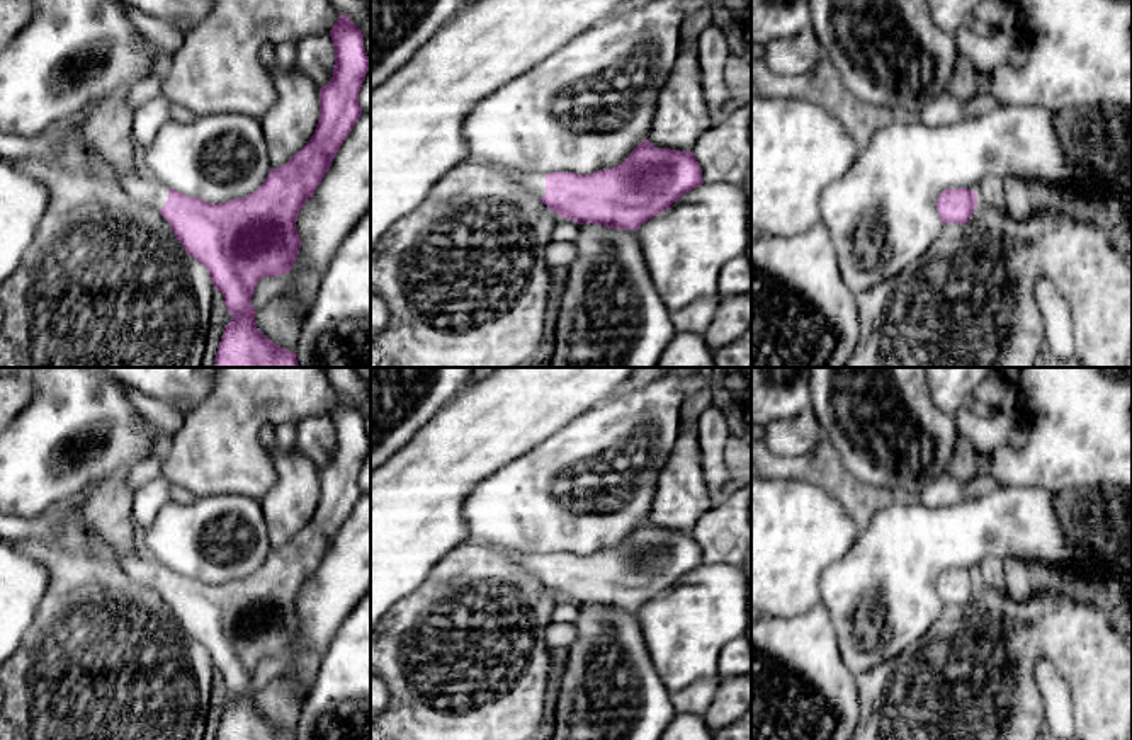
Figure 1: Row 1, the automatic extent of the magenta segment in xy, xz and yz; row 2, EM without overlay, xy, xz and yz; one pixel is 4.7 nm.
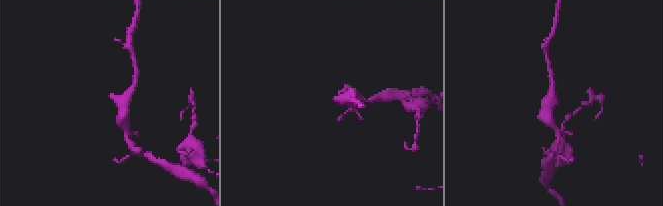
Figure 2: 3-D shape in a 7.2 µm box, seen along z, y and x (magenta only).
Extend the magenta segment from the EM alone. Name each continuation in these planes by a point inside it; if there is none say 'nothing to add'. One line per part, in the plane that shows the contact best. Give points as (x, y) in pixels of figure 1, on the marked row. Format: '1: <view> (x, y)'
1: xz (536, 182)

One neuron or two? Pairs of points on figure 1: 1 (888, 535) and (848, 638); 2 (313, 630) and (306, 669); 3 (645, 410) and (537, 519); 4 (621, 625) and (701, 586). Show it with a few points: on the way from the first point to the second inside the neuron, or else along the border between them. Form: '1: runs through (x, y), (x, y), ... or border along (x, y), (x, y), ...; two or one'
1: runs through (876, 560), (845, 591), (845, 613); one
2: runs through (313, 640), (308, 659); one
3: runs through (609, 429), (580, 439), (537, 483); one
4: border along (636, 613), (648, 655); two

